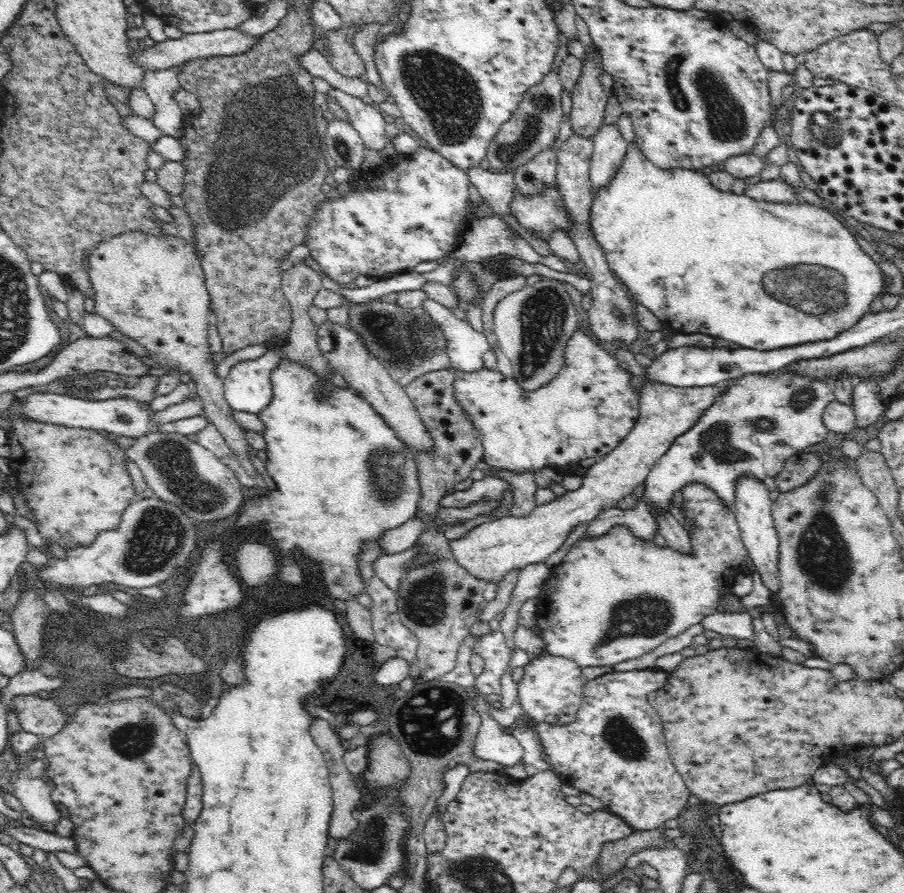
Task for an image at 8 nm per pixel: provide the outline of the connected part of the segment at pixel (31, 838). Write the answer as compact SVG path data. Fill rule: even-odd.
M24 821L23 828L14 825L4 826L4 831L19 843L27 844L32 848L42 850L48 854L56 852L71 852L76 854L77 844L73 837L62 837L56 832L45 832L37 826L28 825Z

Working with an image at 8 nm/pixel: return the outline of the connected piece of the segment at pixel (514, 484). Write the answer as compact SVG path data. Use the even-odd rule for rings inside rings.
M500 474L511 488L514 488L512 498L516 503L512 511L515 518L528 518L536 510L536 476L534 474Z

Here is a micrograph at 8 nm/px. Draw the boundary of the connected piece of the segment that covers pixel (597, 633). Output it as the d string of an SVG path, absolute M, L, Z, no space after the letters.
M701 483L687 484L684 486L683 493L684 504L682 506L682 512L684 513L685 520L689 524L688 531L691 537L691 551L688 554L669 550L666 546L661 547L656 545L652 539L644 540L639 536L635 536L635 534L628 528L625 528L625 526L620 526L611 528L606 534L598 535L598 538L584 540L580 546L575 546L571 552L568 553L564 564L553 569L554 574L552 578L547 580L545 584L546 596L542 595L542 599L545 600L544 605L548 608L548 616L545 617L548 624L544 626L544 630L550 632L550 636L544 636L548 653L570 659L582 668L587 666L616 666L616 664L620 664L624 661L641 658L650 651L653 651L652 648L657 649L669 639L679 636L692 626L697 624L703 626L703 618L718 612L720 600L724 595L730 593L729 588L733 586L736 578L744 573L754 575L754 563L752 563L748 549L743 543L741 530L736 515L733 513L733 508L726 507L722 499L718 498L707 485Z

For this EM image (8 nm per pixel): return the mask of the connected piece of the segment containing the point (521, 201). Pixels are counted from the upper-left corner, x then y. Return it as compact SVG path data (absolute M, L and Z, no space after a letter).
M557 183L544 186L538 194L516 192L509 214L530 236L542 241L549 243L557 234L565 234L574 240L577 222L569 214Z

